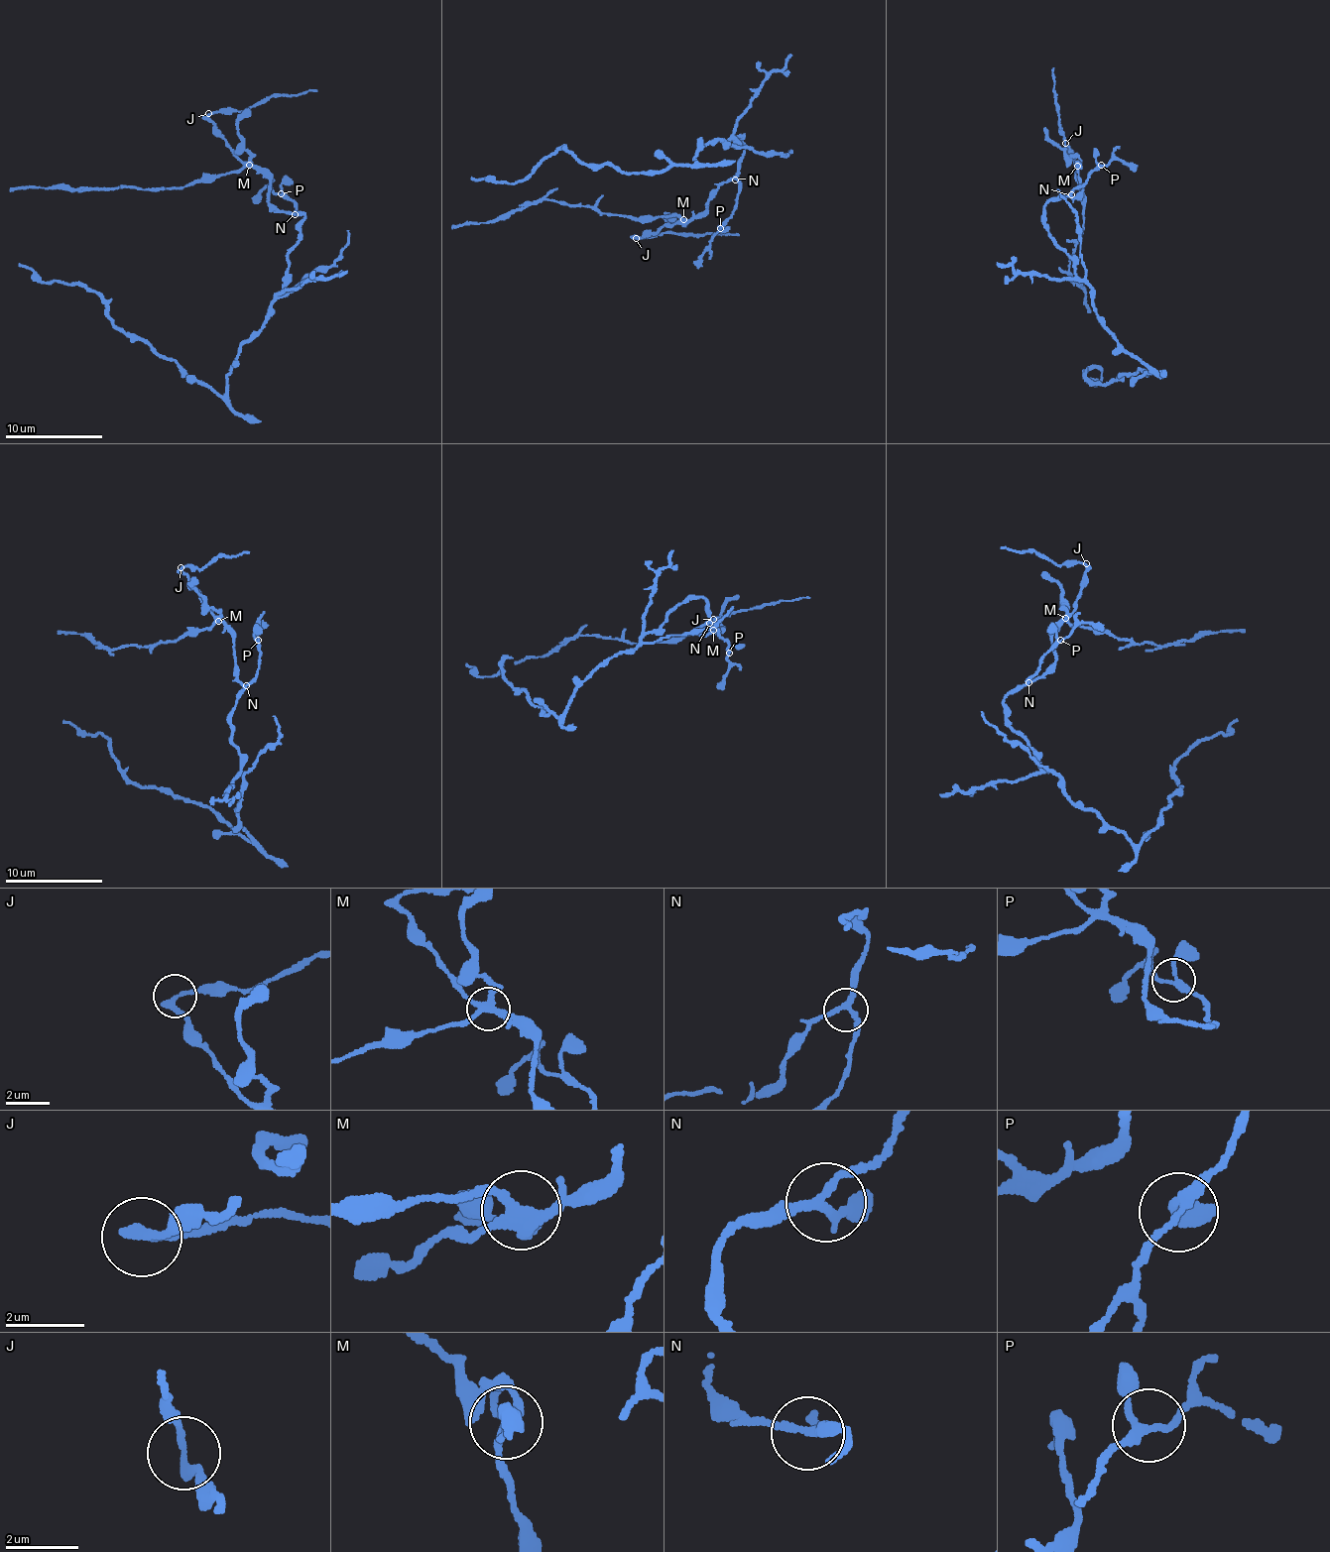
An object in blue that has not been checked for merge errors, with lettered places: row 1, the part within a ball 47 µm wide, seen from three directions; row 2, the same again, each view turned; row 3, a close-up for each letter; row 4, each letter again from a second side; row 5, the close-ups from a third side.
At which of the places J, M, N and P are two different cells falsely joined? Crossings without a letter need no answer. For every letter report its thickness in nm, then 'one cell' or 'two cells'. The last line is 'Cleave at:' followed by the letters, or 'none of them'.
J: 240 nm thick; two cells
M: 280 nm thick; two cells
N: 180 nm thick; one cell
P: 200 nm thick; one cell
Cleave at: J, M

